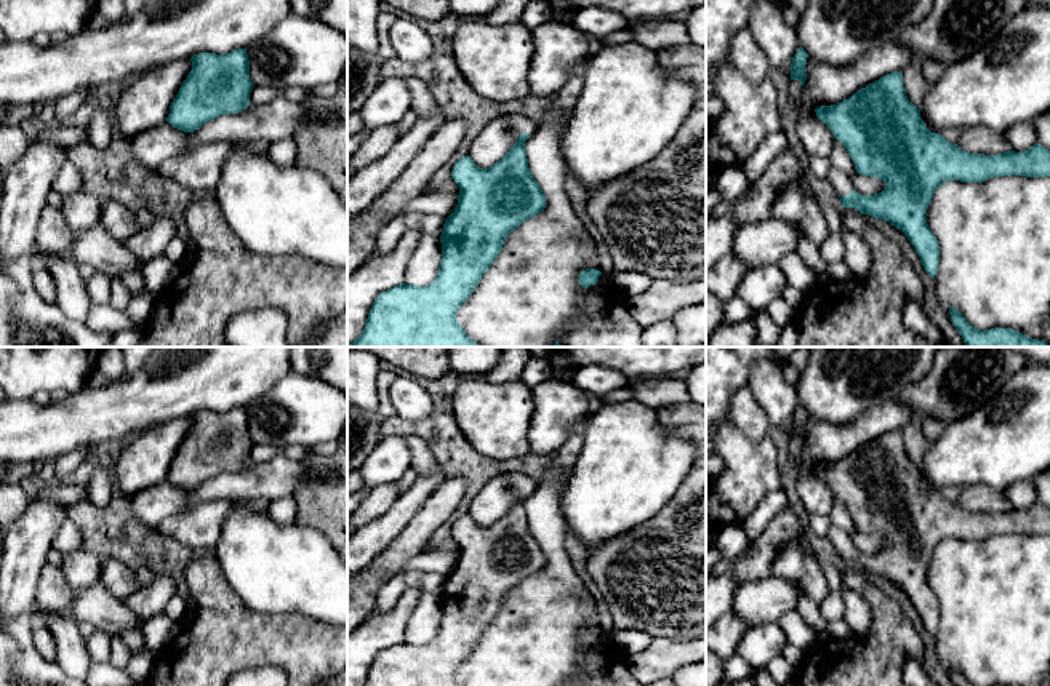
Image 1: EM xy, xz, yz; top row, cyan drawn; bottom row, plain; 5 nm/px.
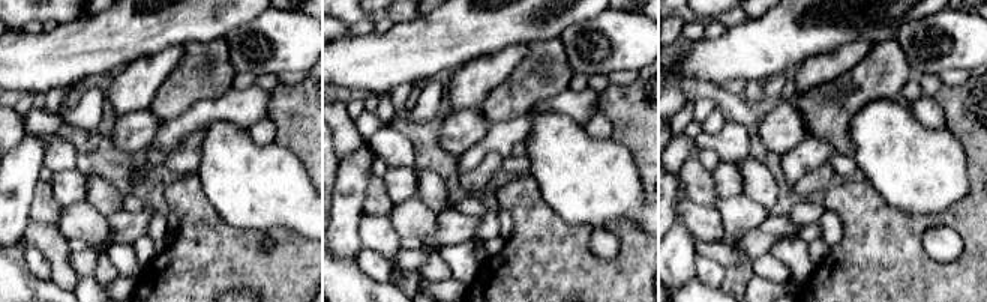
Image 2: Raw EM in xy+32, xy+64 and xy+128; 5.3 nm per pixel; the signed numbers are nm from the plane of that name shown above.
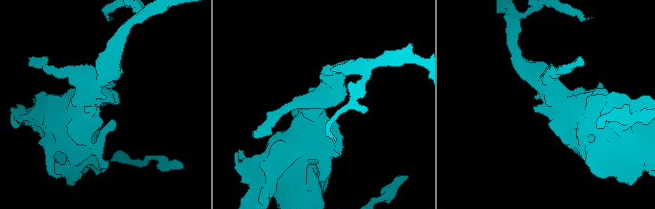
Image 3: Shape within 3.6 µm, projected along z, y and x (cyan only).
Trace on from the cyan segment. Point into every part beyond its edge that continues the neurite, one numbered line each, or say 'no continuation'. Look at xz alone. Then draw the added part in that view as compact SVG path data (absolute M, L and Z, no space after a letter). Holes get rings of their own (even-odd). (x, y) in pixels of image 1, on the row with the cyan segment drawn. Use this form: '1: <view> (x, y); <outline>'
1: xz (517, 123); M512 114L503 117L507 123L509 131L519 139L522 133L527 133L528 136L535 134L538 130L538 123L535 118L523 115L523 114Z

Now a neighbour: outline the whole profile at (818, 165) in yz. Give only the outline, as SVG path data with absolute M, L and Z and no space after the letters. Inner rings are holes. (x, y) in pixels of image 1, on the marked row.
M808 155L808 170L815 174L815 177L828 179L828 170L829 170L828 158Z

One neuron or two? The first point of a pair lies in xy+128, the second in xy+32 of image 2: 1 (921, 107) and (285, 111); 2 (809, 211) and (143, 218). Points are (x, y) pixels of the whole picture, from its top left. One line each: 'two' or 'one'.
1: two
2: two

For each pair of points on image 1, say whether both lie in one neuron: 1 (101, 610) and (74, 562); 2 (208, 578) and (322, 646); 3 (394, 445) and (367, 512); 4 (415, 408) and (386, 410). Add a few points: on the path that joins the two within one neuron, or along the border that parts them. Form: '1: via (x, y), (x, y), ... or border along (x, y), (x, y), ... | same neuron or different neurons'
1: via (96, 598), (85, 587), (82, 573) | same neuron
2: via (229, 608), (261, 640), (292, 646) | same neuron
3: border along (396, 482), (386, 482), (372, 488) | different neurons
4: border along (399, 376), (389, 389), (389, 402), (394, 413) | different neurons

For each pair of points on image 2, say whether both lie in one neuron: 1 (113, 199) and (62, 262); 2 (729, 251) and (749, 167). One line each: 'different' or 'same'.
1: same
2: different

